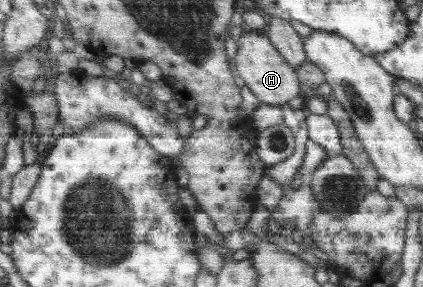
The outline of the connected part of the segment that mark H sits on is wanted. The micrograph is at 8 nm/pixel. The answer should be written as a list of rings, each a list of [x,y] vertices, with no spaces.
[[[263,31],[238,32],[236,72],[243,78],[251,93],[265,105],[281,106],[288,104],[295,96],[299,96],[300,80],[297,80],[294,68],[284,58],[284,55],[273,46],[271,39]]]

